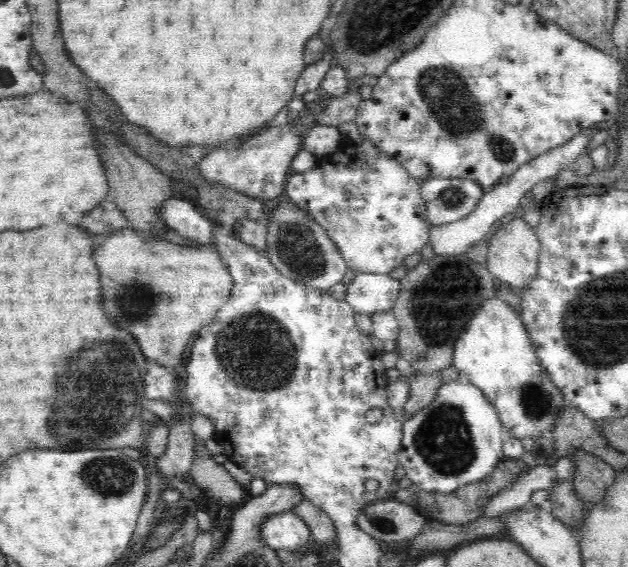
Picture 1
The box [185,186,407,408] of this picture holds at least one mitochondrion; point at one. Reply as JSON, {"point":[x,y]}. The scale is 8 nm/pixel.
{"point":[255,352]}

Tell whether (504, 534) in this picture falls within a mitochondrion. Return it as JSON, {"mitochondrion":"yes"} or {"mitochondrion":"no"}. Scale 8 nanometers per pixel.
{"mitochondrion":"no"}

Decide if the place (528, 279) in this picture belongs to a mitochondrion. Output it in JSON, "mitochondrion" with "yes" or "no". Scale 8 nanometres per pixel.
{"mitochondrion":"no"}

